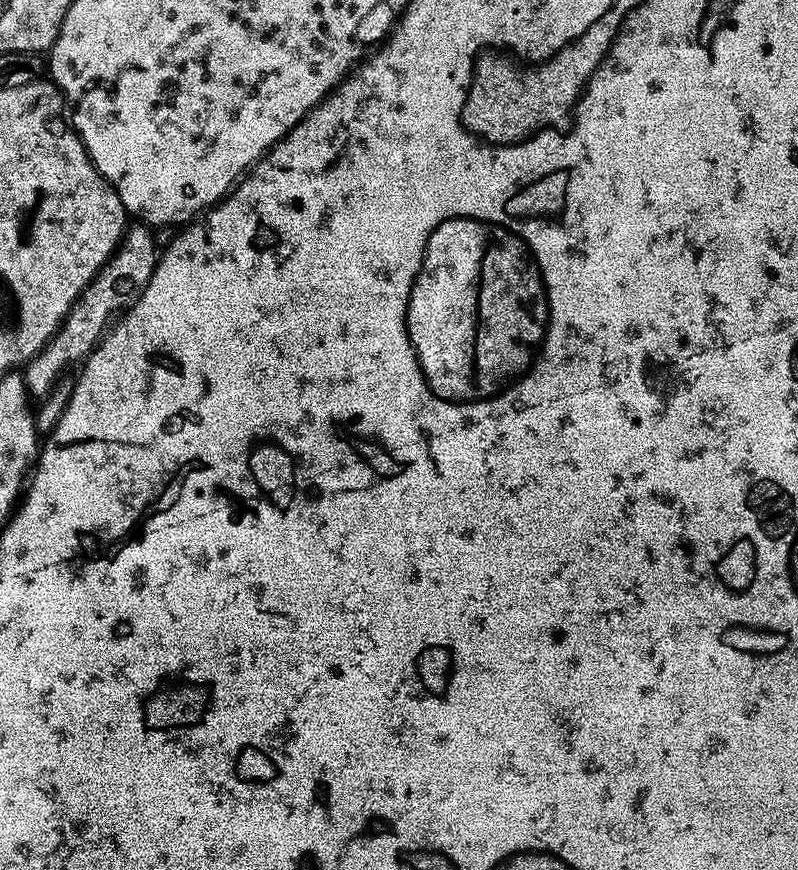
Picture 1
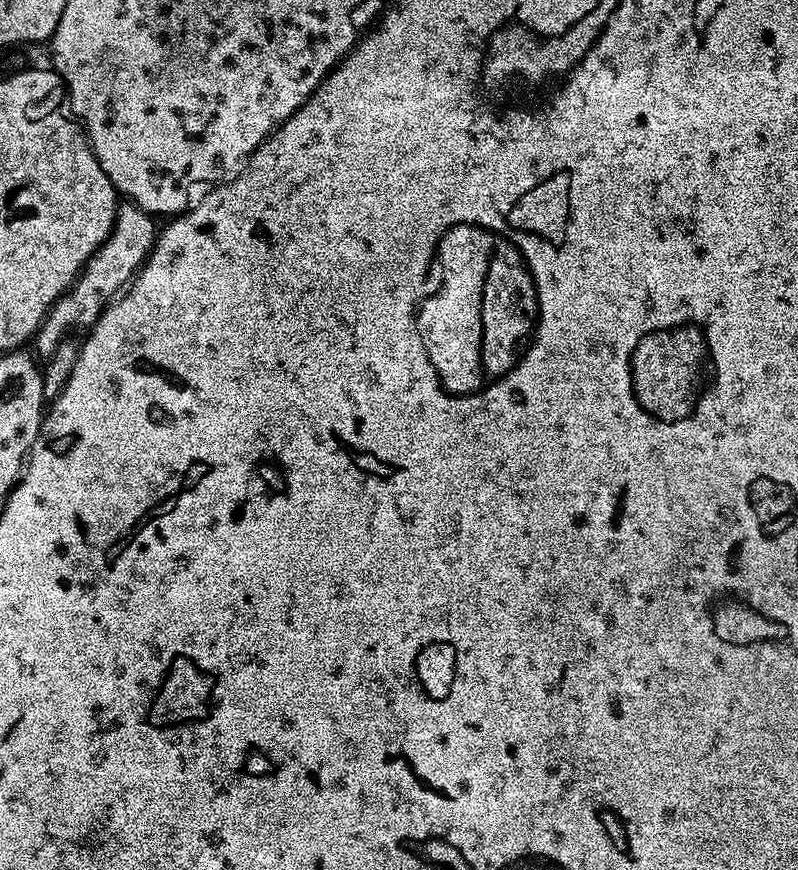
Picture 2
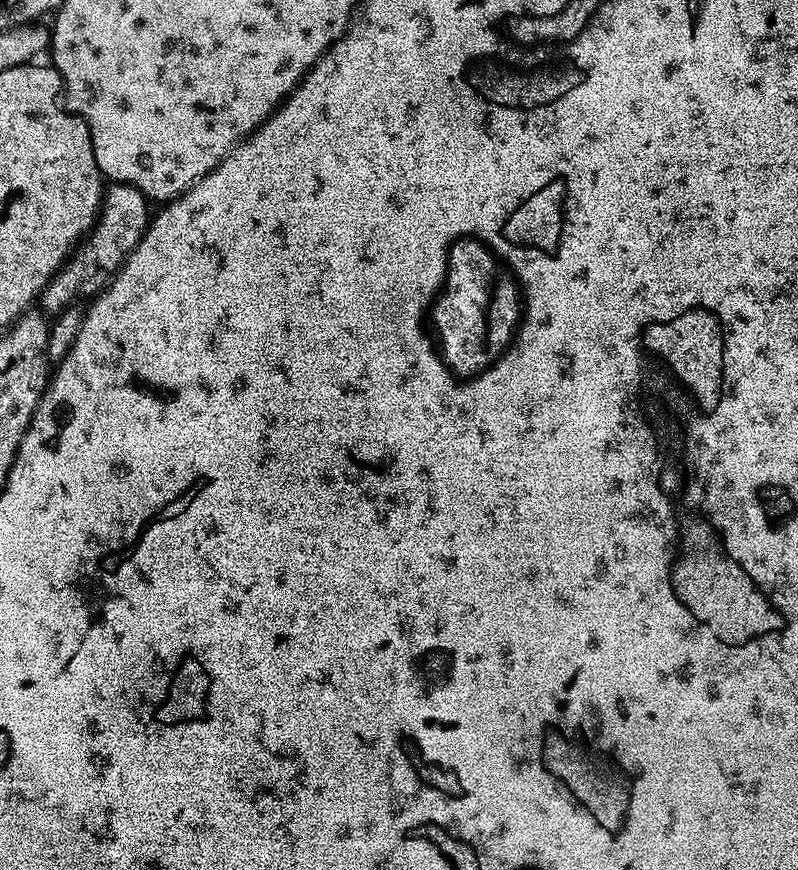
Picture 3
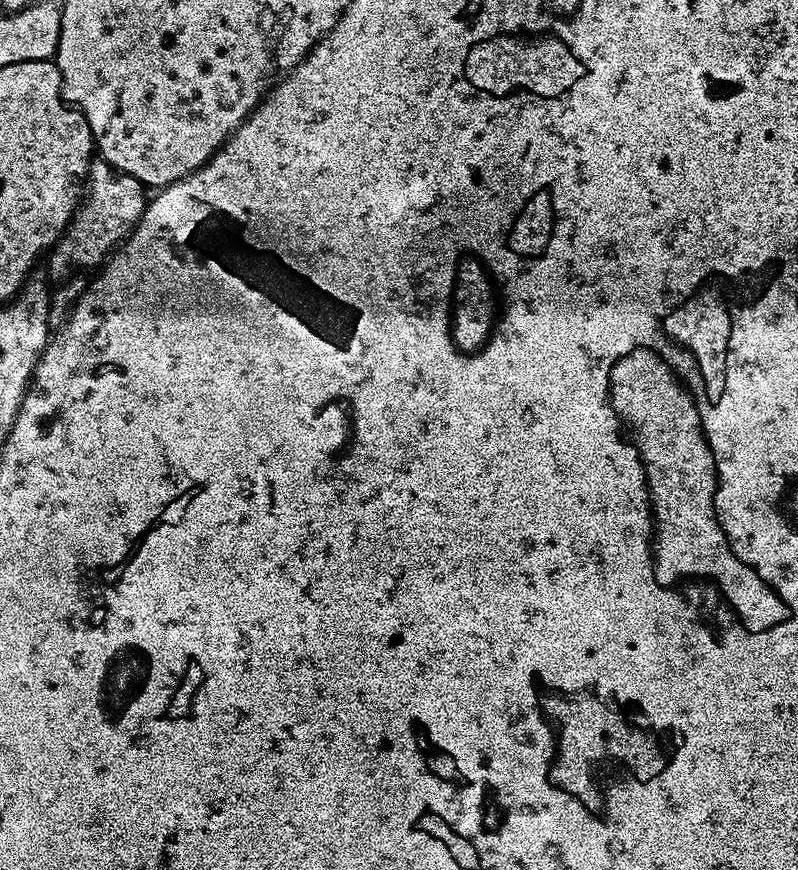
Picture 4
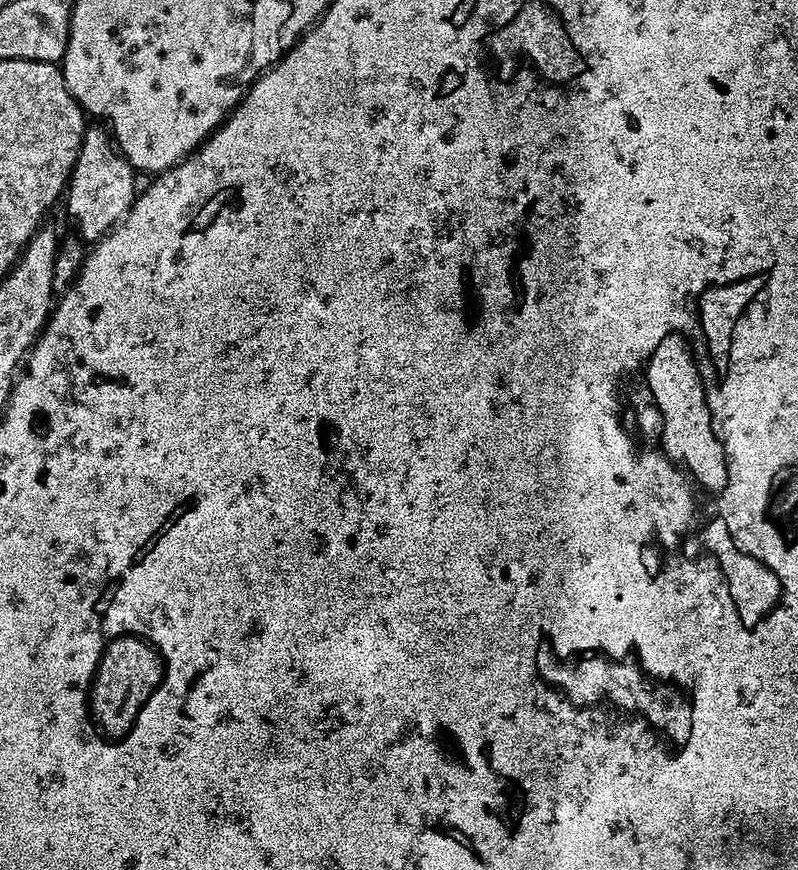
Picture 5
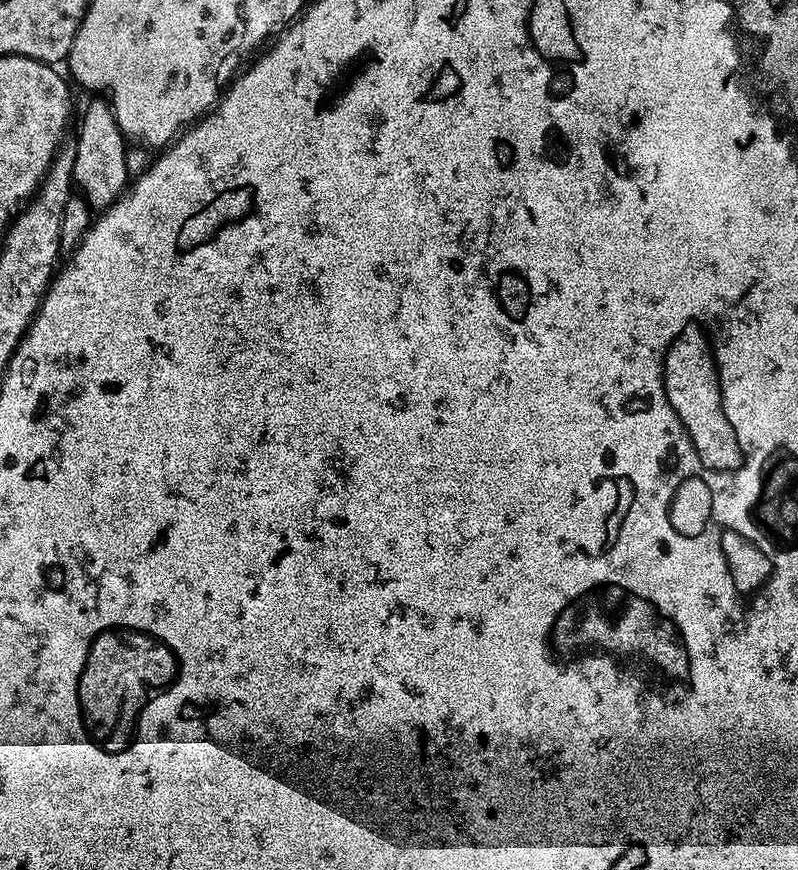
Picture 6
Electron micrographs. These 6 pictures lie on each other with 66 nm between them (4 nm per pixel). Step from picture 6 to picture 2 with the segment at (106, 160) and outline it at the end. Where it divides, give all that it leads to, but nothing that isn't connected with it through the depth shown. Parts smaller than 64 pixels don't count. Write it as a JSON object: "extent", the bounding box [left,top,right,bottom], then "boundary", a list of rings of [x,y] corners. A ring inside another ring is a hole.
{"extent":[34,202,158,358],"boundary":[[[131,202],[121,203],[117,207],[114,226],[106,242],[102,242],[102,246],[94,250],[94,254],[86,262],[76,281],[55,300],[52,309],[40,324],[40,331],[34,337],[35,355],[40,358],[52,356],[61,342],[69,339],[71,332],[68,331],[71,328],[87,330],[96,324],[117,293],[135,280],[137,272],[148,261],[152,247],[156,245],[157,235],[158,224],[151,212],[142,210]]]}

